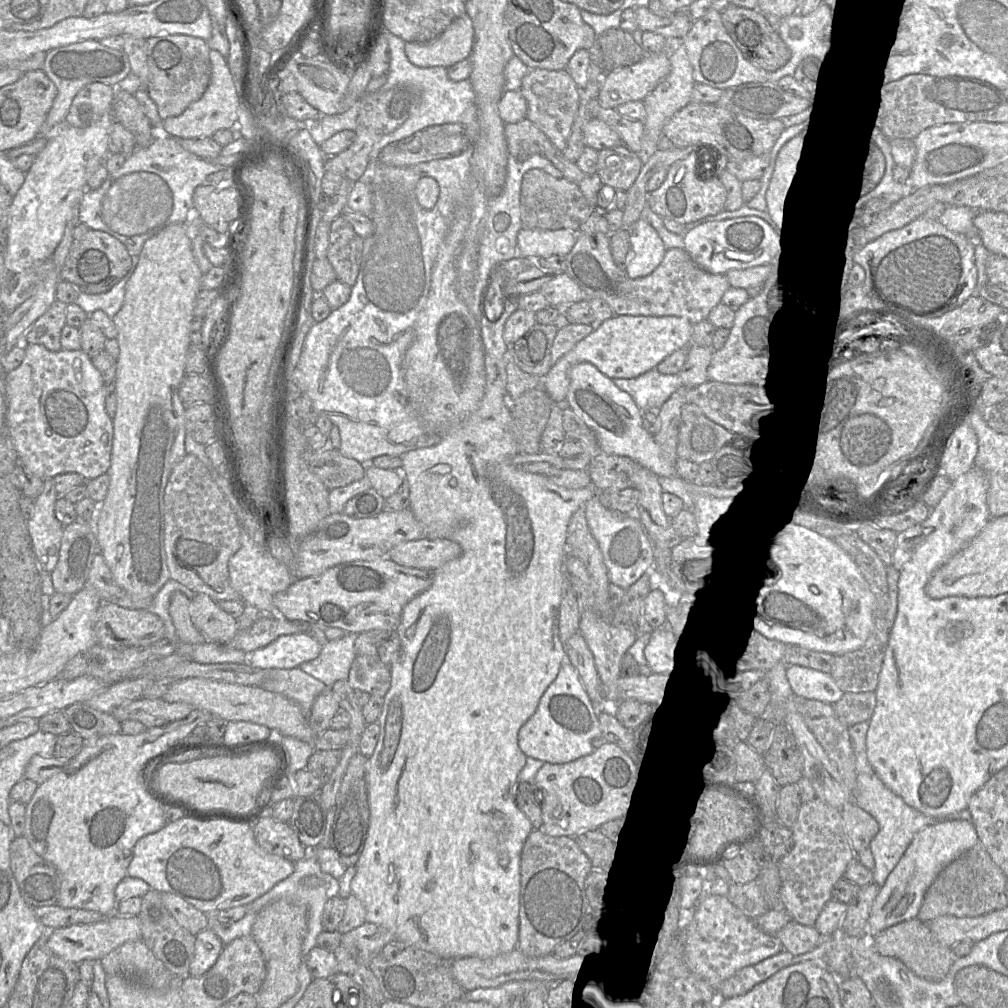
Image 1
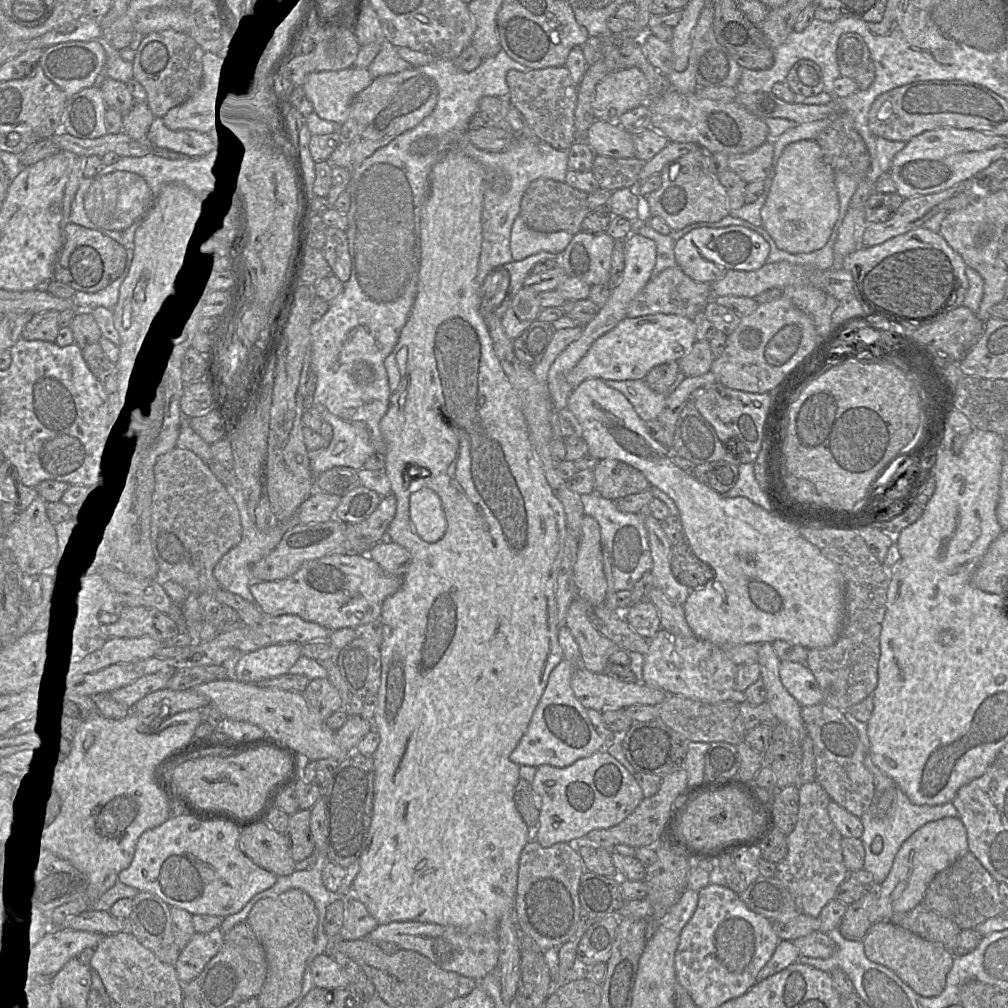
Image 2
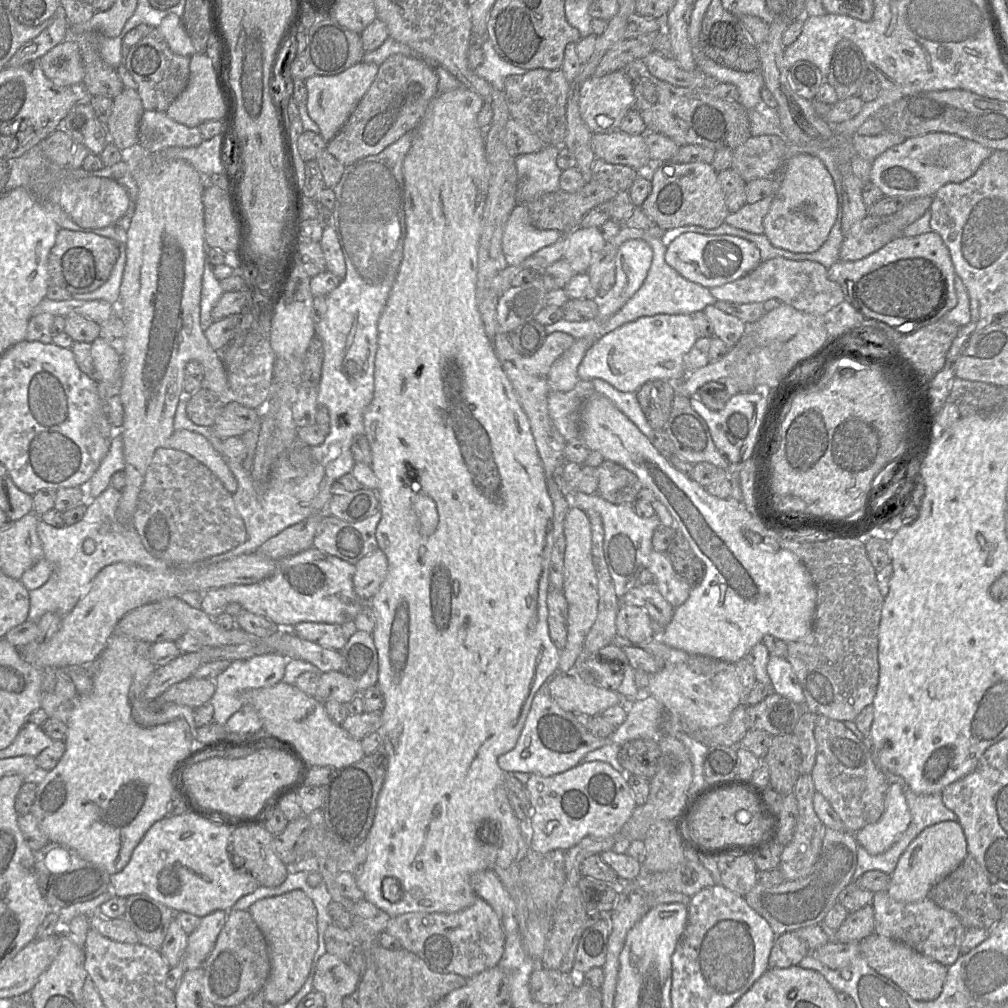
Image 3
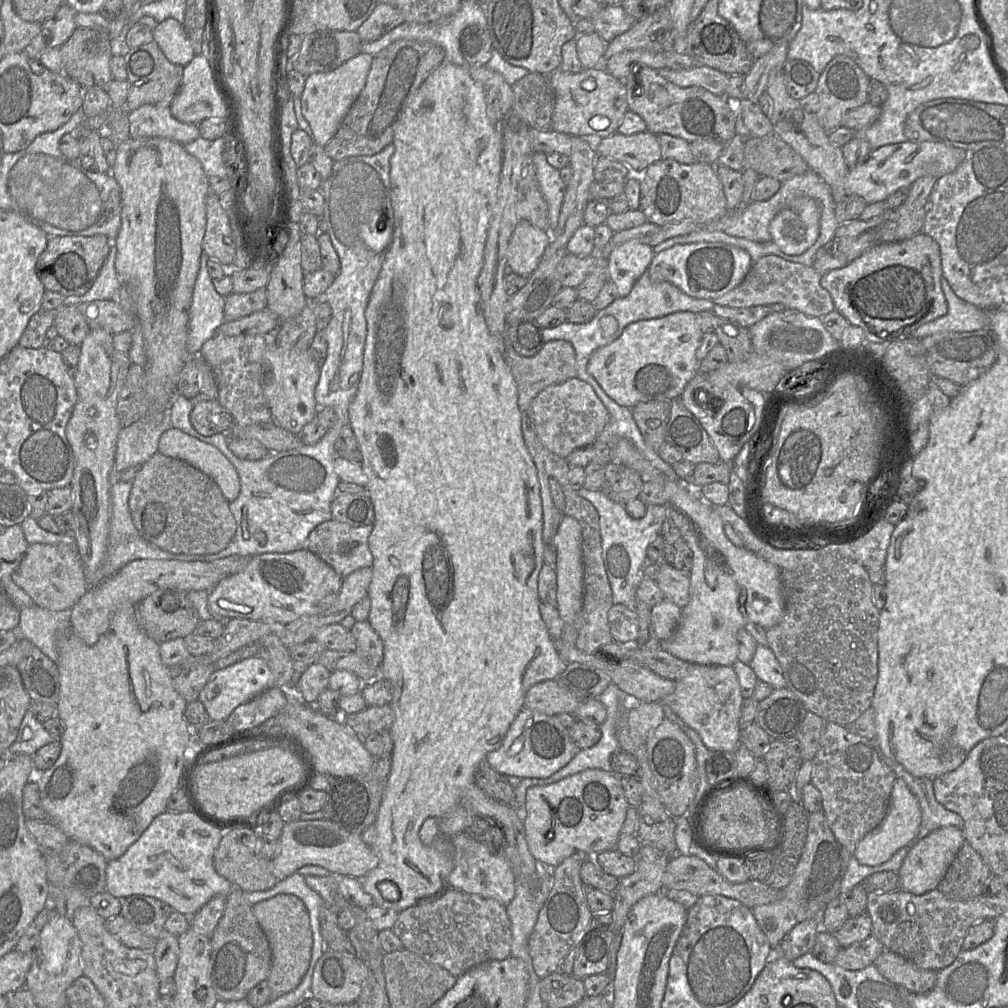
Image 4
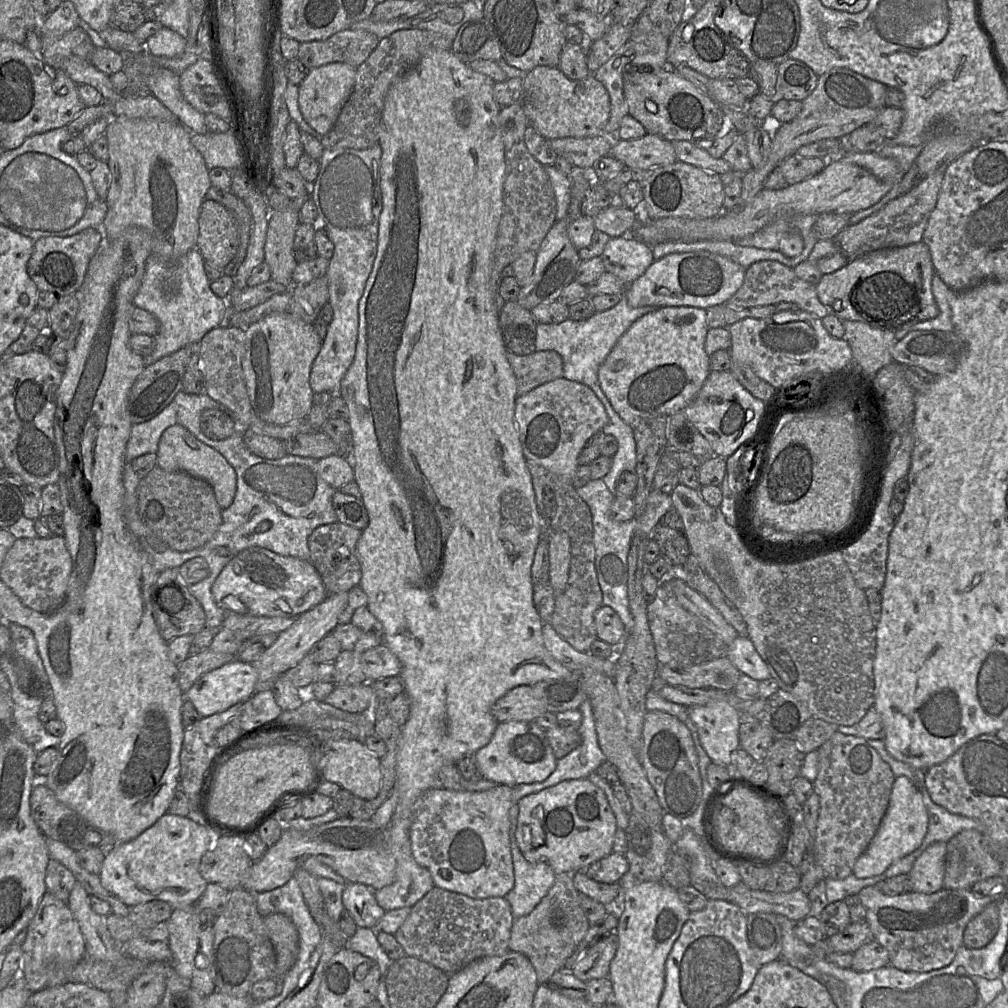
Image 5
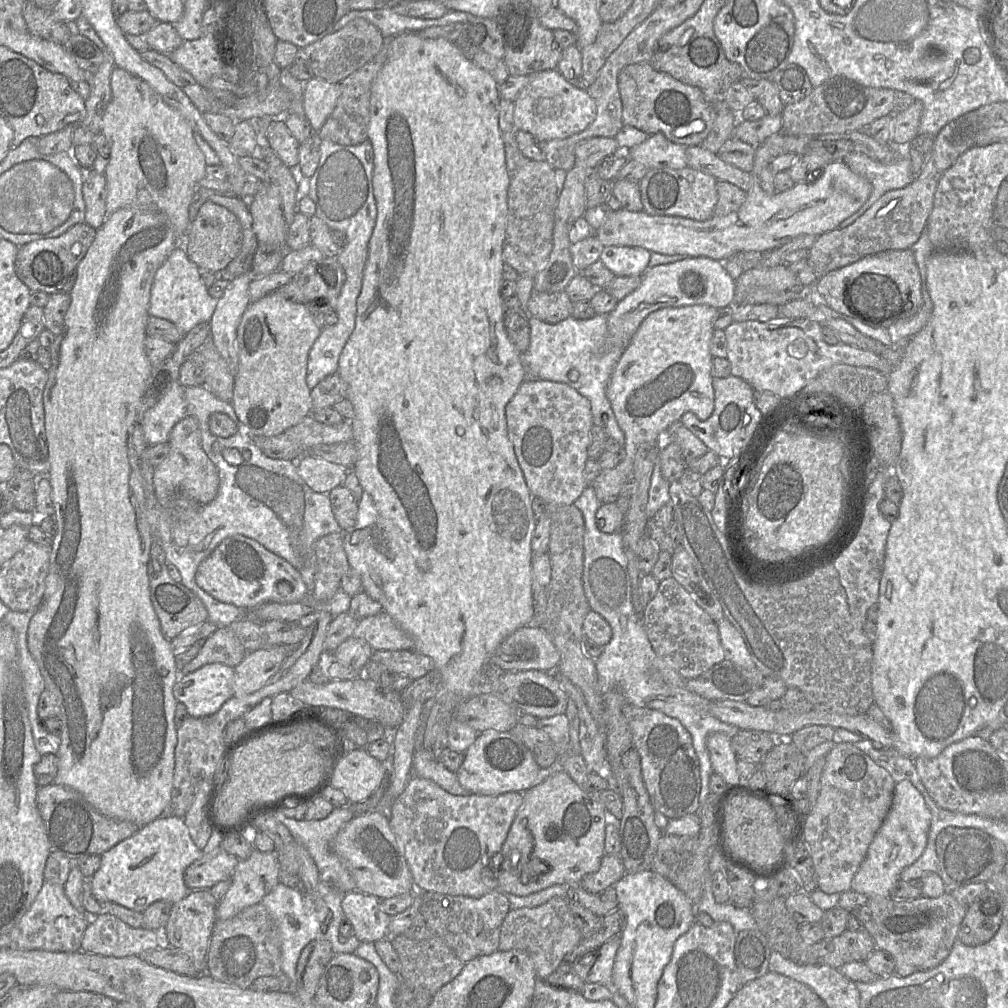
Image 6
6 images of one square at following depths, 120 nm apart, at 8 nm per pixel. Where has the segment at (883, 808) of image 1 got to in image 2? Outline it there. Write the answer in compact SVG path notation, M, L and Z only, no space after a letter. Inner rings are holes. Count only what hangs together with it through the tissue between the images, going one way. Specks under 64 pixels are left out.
M870 753L865 754L865 767L872 774L876 790L876 796L871 806L860 817L863 824L863 833L861 841L865 849L865 858L863 869L872 873L874 878L874 886L879 886L889 874L895 855L899 848L916 830L930 821L935 821L944 817L958 817L959 813L951 802L939 805L916 805L913 804L906 794L898 787L892 778L885 775L872 761ZM886 790L894 790L895 794L890 807L886 810L880 810L877 807L879 796ZM877 837L882 838L883 847L879 854L875 854L871 850L871 844Z

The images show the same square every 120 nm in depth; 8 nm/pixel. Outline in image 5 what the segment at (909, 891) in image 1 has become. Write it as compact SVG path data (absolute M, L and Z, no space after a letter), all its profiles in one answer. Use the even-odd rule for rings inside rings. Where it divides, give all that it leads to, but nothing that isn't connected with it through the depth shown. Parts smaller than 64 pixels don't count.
M935 842L915 860L908 873L913 892L932 894L943 888L946 851L946 842Z

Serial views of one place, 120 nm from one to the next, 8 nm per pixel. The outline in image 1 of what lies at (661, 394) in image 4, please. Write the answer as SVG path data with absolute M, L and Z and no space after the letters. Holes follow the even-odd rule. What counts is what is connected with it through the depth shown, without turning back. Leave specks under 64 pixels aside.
M613 315L608 320L594 326L594 330L579 341L572 350L561 357L550 371L542 378L542 386L554 404L566 403L570 385L570 371L573 366L588 362L611 379L632 379L654 369L665 358L692 343L693 325L686 318L677 316L633 316Z

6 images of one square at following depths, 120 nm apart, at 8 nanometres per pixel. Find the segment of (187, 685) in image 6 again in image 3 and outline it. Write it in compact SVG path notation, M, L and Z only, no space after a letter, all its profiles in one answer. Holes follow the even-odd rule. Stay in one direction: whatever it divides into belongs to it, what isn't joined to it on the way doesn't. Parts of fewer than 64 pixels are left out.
M270 653L256 655L244 660L232 661L230 666L214 680L215 692L209 701L214 708L214 722L224 725L244 705L240 699L240 693L242 691L271 687L282 681L285 667L289 660L291 659L288 659L284 655Z

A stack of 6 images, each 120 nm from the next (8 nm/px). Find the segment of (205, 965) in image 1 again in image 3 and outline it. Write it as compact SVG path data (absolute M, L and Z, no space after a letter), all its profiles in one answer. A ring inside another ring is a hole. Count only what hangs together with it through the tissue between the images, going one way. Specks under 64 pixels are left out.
M217 910L201 918L198 928L189 934L182 959L167 974L166 985L170 990L176 991L186 971L203 967L225 925L227 912Z

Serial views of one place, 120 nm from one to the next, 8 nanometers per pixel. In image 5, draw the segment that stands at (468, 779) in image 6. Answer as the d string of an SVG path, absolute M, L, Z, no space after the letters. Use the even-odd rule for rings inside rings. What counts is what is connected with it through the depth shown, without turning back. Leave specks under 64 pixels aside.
M534 721L499 723L490 742L480 748L474 756L484 779L510 787L542 782L550 776L557 764L545 730Z

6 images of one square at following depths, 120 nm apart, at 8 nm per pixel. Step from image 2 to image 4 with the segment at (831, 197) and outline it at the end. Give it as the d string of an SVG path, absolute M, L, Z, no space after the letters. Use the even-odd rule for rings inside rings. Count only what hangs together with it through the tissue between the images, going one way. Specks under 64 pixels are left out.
M793 198L769 224L772 241L785 254L803 254L819 237L820 215L815 199Z

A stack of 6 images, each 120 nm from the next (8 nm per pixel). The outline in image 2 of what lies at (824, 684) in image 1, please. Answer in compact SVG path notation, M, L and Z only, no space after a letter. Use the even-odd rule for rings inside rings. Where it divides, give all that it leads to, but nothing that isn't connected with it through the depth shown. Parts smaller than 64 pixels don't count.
M782 660L779 665L779 677L783 686L801 707L822 703L821 690L807 665Z

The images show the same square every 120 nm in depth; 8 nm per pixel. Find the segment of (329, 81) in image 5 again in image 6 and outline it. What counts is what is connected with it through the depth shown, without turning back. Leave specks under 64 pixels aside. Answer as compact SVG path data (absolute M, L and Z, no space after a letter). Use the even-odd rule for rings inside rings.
M313 77L304 83L303 109L314 132L319 132L333 112L341 94L340 83Z

